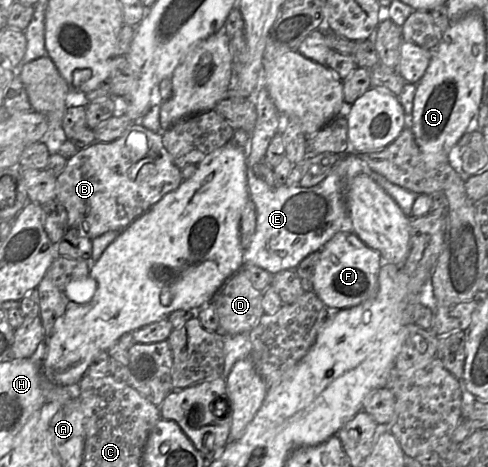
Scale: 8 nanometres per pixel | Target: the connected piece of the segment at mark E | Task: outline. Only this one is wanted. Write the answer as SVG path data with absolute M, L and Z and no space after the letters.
M357 154L347 156L331 174L313 187L287 187L286 184L270 187L254 174L252 167L247 167L249 196L256 207L256 229L248 248L244 250L244 263L261 267L272 275L282 270L296 269L305 257L320 251L336 233L353 232L345 191L347 184L359 174L371 177L395 200L406 216L412 217L412 206L419 194L374 172Z

